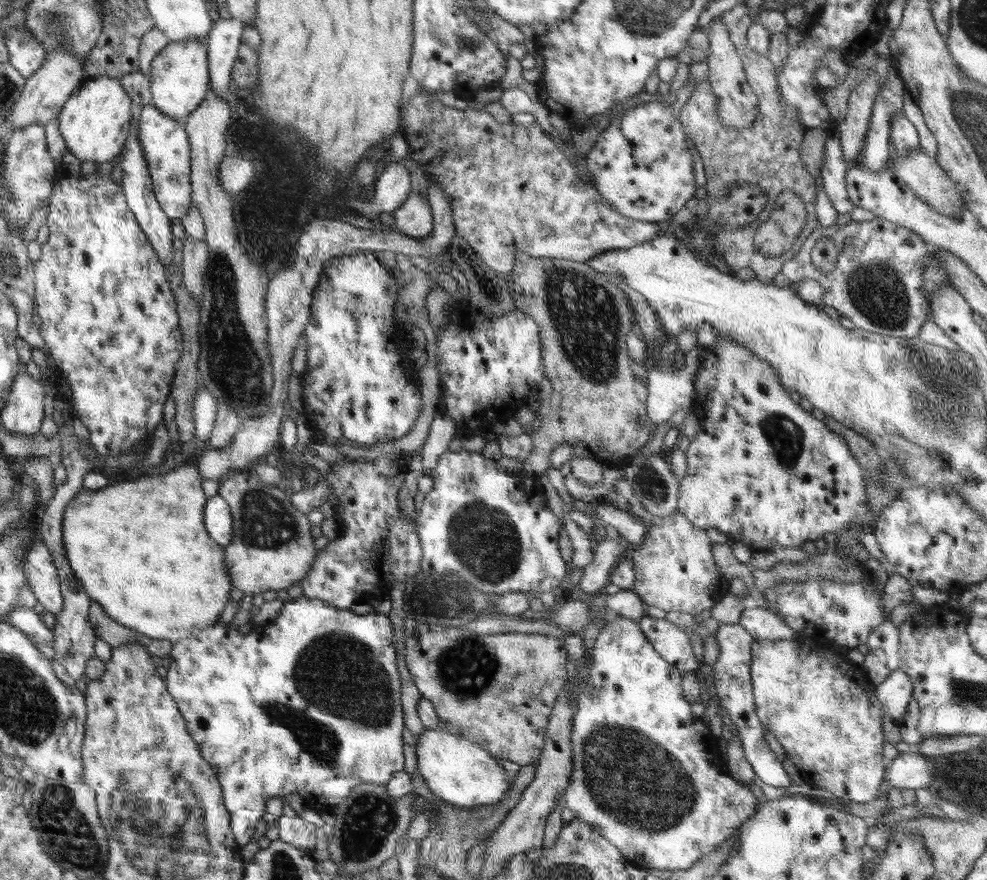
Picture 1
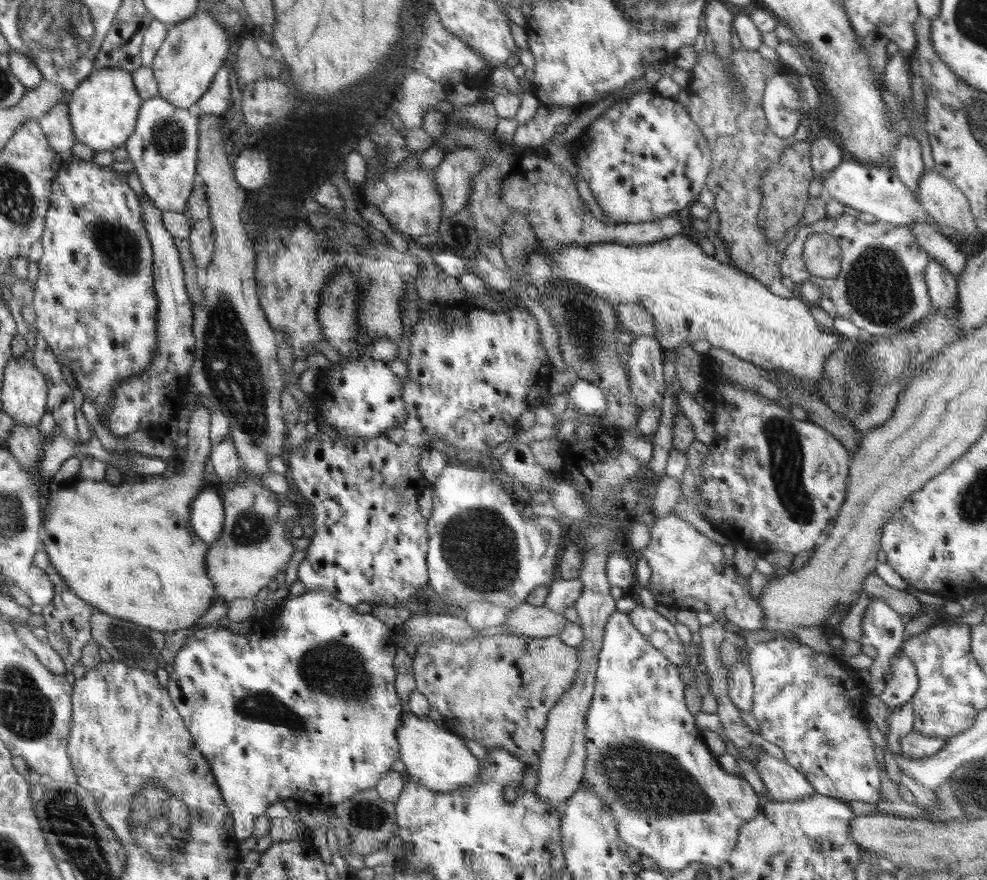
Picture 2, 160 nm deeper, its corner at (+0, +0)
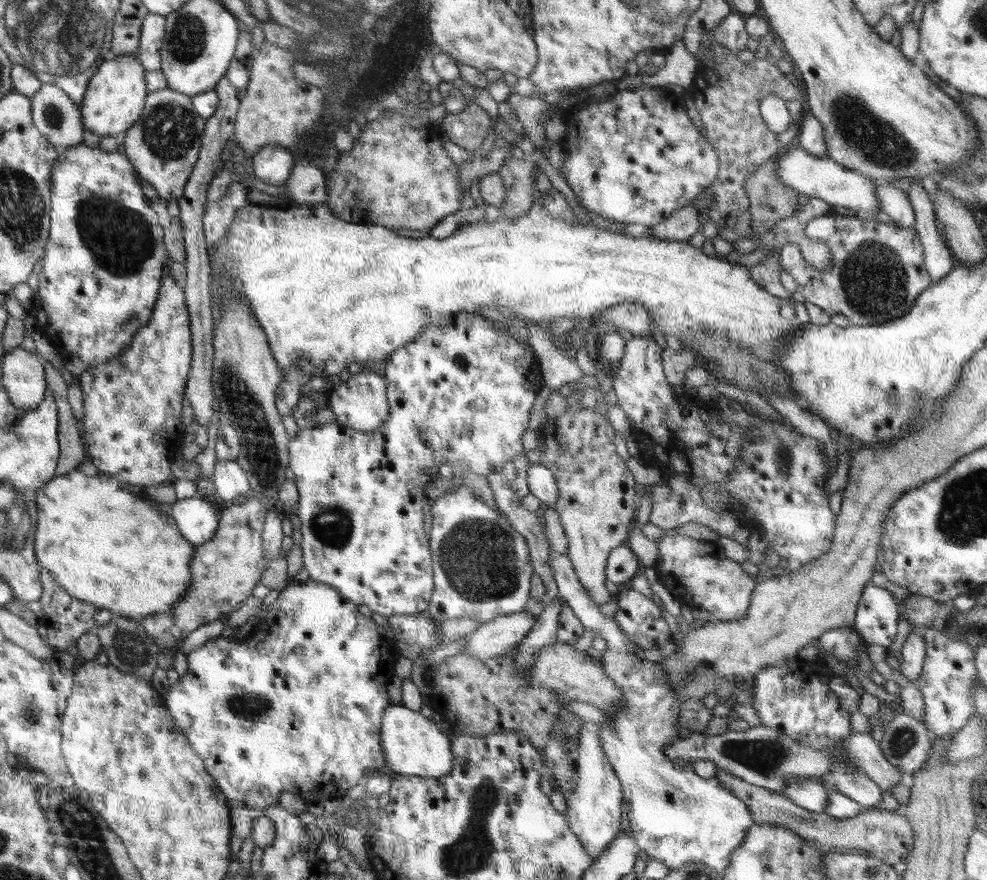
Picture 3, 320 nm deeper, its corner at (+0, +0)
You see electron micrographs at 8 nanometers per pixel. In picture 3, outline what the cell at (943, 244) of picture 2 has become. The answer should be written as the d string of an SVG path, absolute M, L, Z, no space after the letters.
M879 183L875 188L879 210L888 214L899 227L914 228L915 212L908 195L888 183Z

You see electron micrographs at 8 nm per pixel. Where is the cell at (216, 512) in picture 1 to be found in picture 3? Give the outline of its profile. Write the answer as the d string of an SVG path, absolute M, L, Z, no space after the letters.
M195 495L177 500L171 506L172 524L194 545L208 543L220 526L220 508Z

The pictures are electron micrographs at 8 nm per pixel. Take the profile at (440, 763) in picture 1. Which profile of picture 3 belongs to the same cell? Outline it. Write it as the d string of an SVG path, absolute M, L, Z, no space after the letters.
M390 703L390 708L384 710L381 727L381 747L383 759L385 760L384 770L392 774L436 777L449 775L453 765L450 740L440 729L425 718L419 711L405 708L402 704Z

